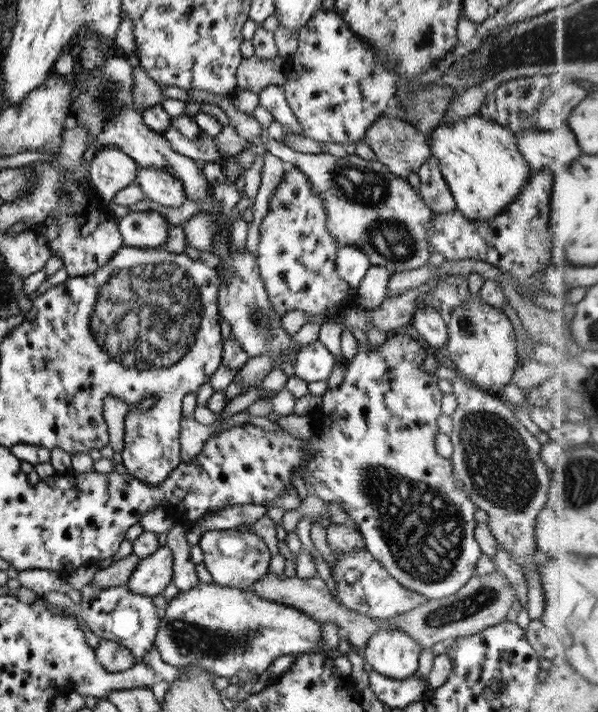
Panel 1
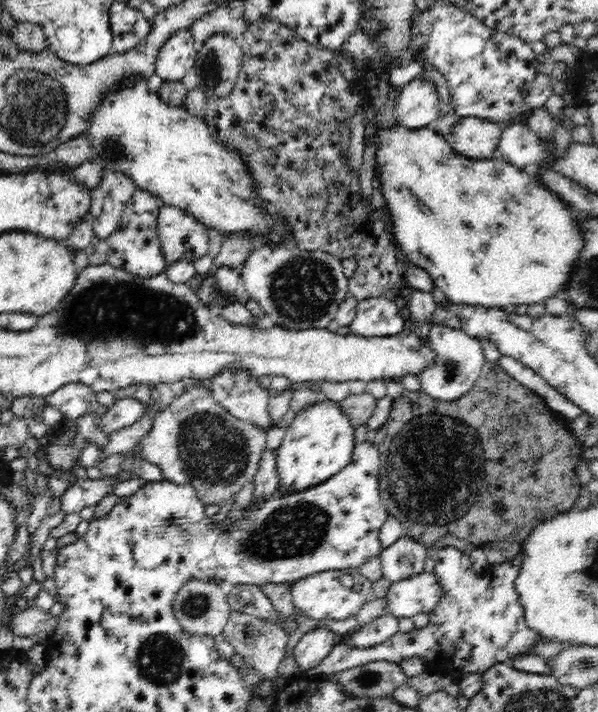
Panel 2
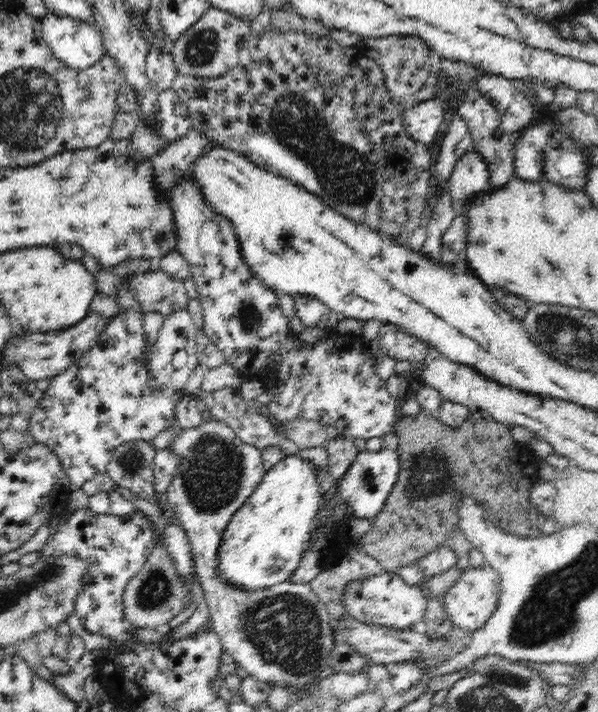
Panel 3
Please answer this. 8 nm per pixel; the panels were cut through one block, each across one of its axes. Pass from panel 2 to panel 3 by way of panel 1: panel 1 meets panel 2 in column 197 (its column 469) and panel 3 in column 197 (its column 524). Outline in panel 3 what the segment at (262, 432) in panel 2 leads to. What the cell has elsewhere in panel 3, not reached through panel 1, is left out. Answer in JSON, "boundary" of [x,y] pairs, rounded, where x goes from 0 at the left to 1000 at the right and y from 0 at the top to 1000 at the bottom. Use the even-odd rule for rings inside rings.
{"boundary":[[[349,584],[328,601],[296,601],[293,618],[283,629],[298,642],[304,642],[304,646],[298,652],[298,660],[291,663],[293,671],[278,688],[279,711],[293,721],[293,728],[321,764],[319,775],[329,809],[348,850],[339,862],[356,875],[356,888],[366,893],[375,916],[385,919],[415,944],[416,952],[430,961],[433,969],[462,961],[477,963],[493,975],[515,969],[525,958],[550,944],[552,916],[564,903],[555,869],[542,847],[528,838],[517,820],[493,820],[483,813],[468,822],[418,833],[381,822],[375,813],[368,813],[365,805],[365,770],[371,749],[388,723],[425,691],[445,666],[436,632],[405,621],[376,593]]]}

